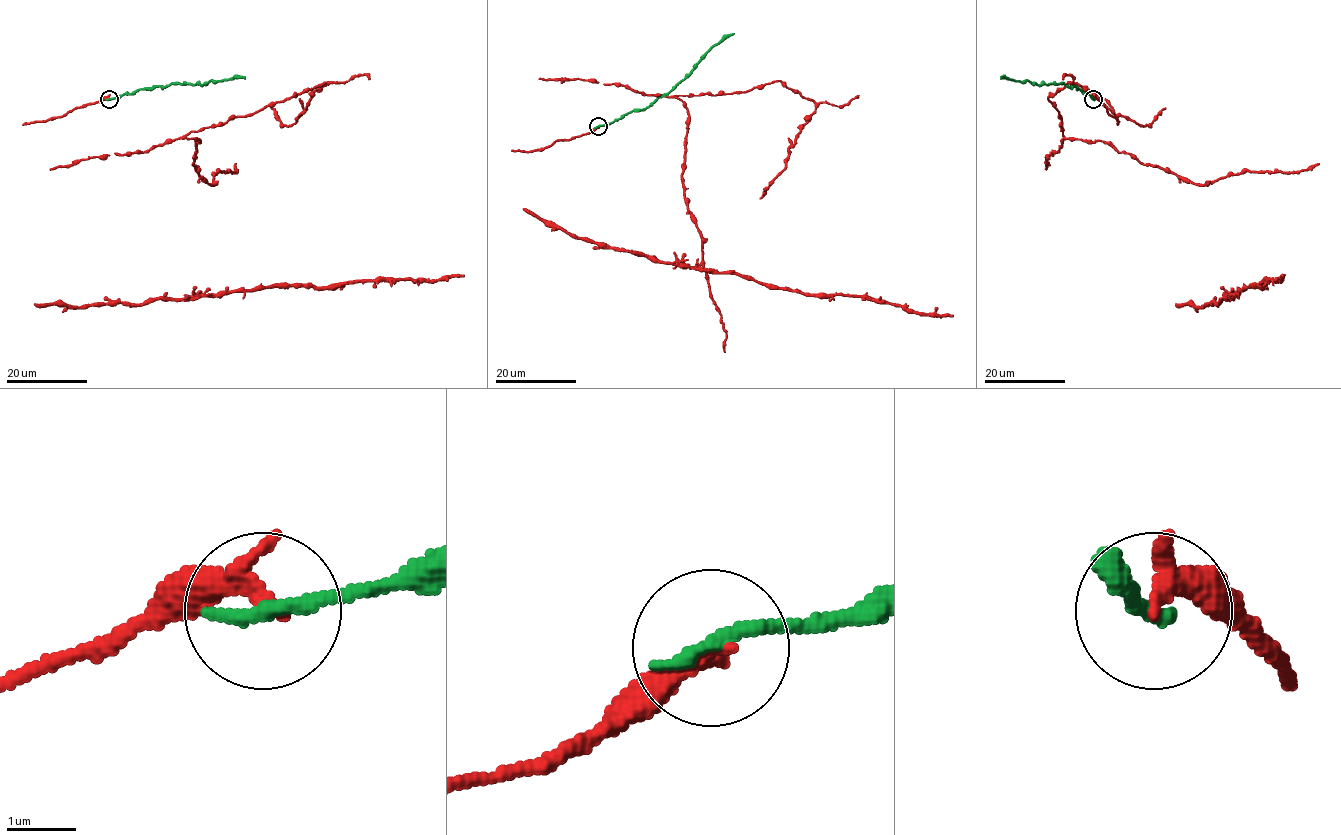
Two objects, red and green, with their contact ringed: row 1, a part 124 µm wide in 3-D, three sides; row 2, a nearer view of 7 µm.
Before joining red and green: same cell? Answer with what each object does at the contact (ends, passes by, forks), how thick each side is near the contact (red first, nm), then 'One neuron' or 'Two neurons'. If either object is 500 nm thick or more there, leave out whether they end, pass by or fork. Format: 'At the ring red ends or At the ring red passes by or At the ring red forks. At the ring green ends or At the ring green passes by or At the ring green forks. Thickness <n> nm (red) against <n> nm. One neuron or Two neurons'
At the ring red passes by. At the ring green ends. Thickness 200 nm (red) against 280 nm. One neuron

